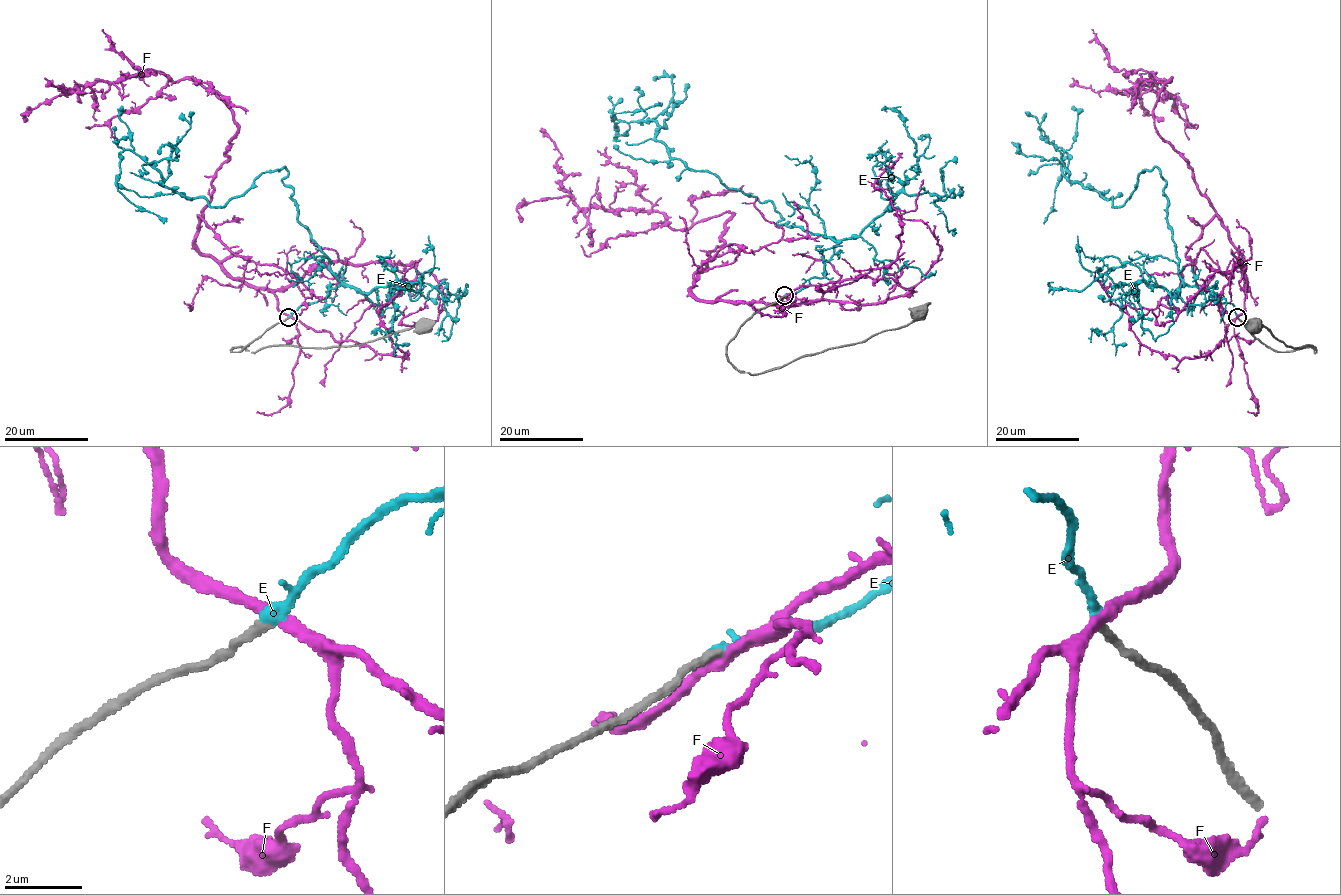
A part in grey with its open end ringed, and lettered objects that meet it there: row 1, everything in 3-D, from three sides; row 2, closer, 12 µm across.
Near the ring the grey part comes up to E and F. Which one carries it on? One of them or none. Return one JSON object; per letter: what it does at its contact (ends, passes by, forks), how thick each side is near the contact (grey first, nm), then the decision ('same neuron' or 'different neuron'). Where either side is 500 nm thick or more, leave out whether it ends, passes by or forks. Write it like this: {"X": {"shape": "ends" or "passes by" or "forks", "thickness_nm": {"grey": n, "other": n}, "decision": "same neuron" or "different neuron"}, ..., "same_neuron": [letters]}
{"E": {"shape": "passes by", "thickness_nm": {"grey": 220, "other": 220}, "decision": "same neuron"}, "F": {"shape": "passes by", "thickness_nm": {"grey": 200, "other": 320}, "decision": "different neuron"}, "same_neuron": ["E"]}

